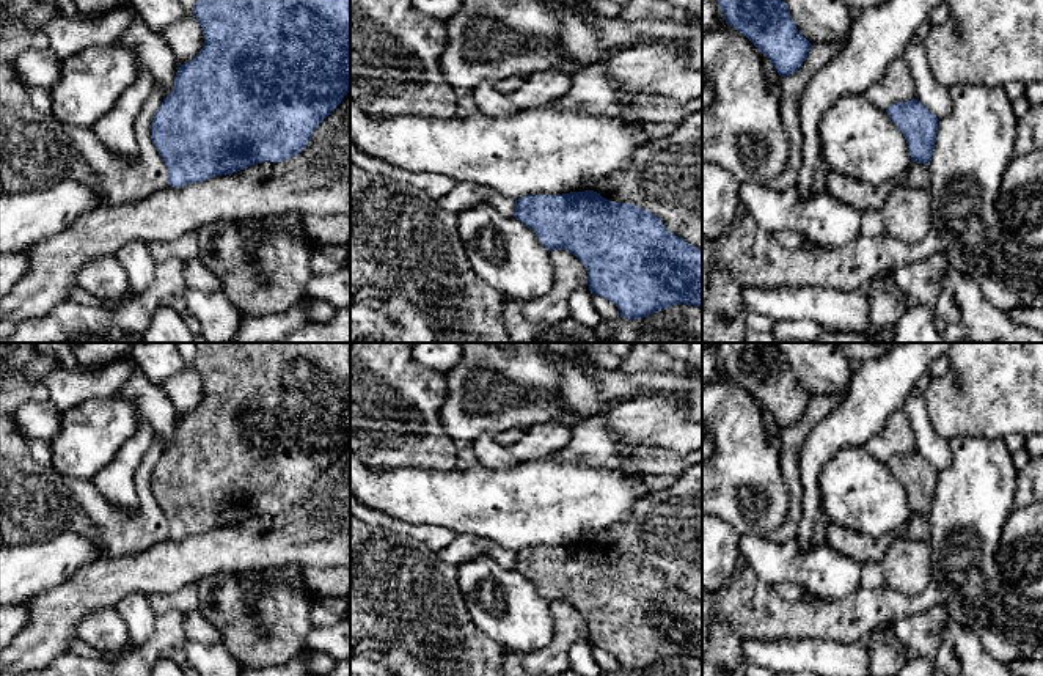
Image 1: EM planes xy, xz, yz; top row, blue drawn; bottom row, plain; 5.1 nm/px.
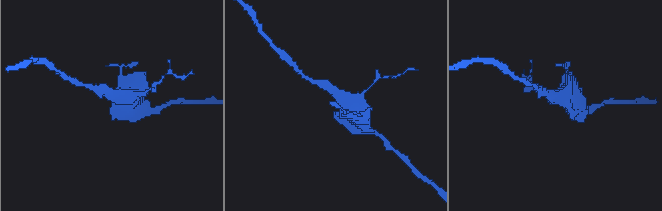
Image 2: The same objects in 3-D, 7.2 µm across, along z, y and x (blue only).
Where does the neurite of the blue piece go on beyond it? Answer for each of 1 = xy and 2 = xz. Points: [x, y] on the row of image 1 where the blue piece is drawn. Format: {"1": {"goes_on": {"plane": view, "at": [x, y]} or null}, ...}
{"1": {"goes_on": null}, "2": {"goes_on": null}}

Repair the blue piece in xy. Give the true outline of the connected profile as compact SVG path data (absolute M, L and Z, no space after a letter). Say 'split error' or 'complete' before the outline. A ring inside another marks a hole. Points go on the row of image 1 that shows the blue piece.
complete; M196 0L193 11L203 30L204 46L193 60L179 64L173 91L151 123L151 140L168 168L168 186L184 187L232 175L254 163L283 162L302 152L317 126L350 91L350 0Z

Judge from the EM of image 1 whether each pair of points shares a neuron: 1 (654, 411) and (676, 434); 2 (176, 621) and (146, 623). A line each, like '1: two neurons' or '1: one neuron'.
1: one neuron
2: two neurons

